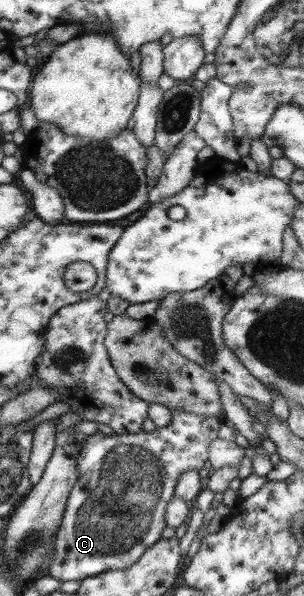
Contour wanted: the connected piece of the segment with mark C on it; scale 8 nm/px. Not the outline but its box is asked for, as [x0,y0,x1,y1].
[49,410,223,580]

